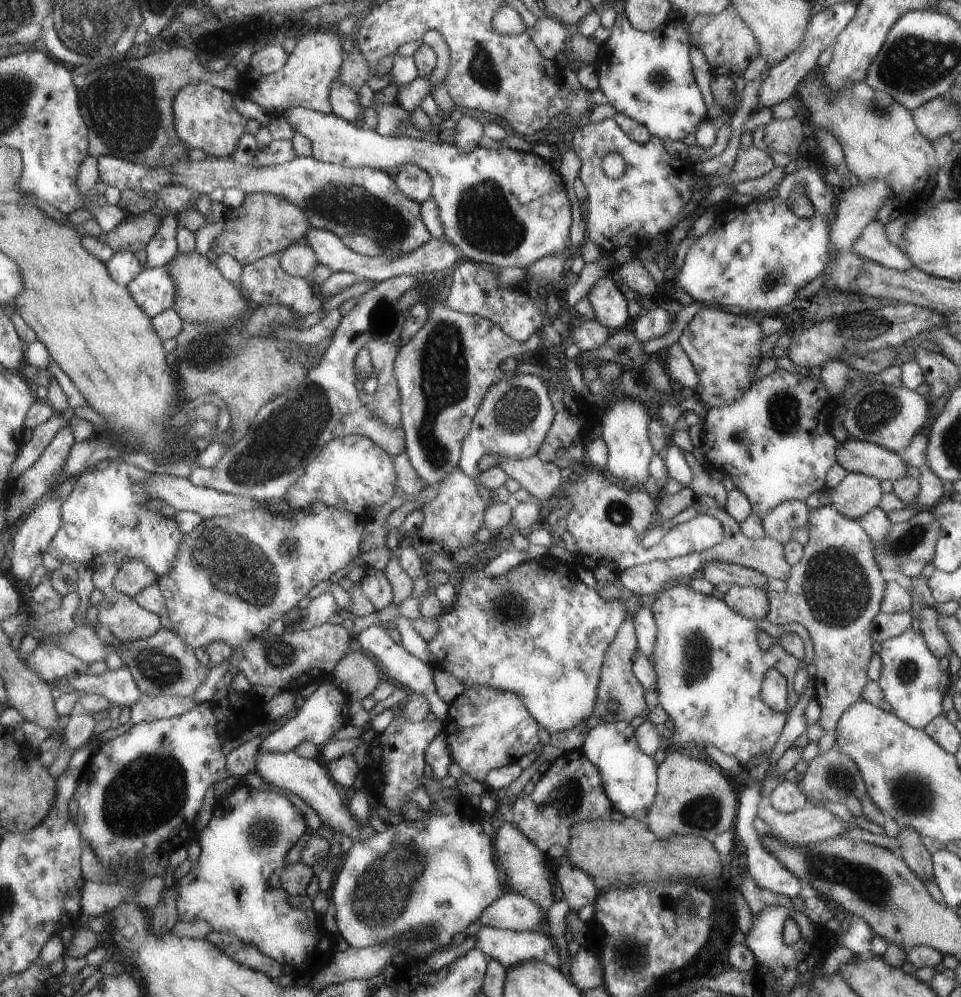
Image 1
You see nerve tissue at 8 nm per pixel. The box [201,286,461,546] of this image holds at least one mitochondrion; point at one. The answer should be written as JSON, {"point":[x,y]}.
{"point":[289,433]}

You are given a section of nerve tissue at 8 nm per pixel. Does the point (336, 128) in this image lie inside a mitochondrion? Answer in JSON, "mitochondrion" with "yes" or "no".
{"mitochondrion":"no"}

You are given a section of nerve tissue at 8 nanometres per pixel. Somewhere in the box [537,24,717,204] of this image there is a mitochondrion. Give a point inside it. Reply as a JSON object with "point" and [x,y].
{"point":[658,79]}

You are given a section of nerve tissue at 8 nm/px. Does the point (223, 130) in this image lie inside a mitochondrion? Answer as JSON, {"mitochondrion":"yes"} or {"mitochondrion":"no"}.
{"mitochondrion":"no"}

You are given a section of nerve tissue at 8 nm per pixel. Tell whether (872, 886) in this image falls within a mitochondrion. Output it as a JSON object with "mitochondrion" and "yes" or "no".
{"mitochondrion":"yes"}

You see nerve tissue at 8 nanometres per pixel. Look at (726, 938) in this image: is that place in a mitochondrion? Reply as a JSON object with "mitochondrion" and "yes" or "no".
{"mitochondrion":"no"}

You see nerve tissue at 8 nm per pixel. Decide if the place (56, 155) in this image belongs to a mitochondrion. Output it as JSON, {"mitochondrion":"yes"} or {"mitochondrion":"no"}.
{"mitochondrion":"no"}

